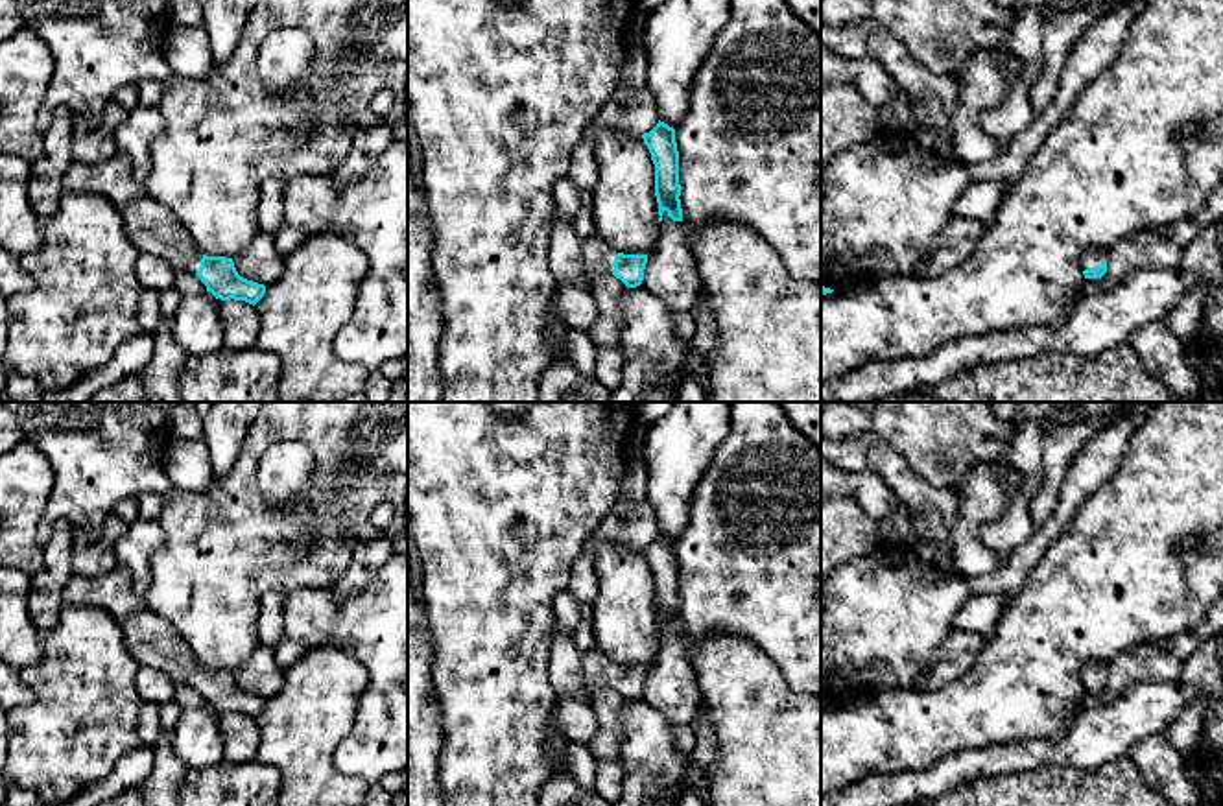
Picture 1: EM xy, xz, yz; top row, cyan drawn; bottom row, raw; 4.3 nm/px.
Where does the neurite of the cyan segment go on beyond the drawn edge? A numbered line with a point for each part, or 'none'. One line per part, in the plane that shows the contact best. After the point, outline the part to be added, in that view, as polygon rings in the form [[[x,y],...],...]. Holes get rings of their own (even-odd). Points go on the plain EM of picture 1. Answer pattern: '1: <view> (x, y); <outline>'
1: yz (1089, 672); [[[1088,662],[1088,664],[1085,664],[1081,668],[1083,684],[1088,682],[1088,681],[1098,681],[1103,675],[1107,675],[1109,673],[1109,664],[1110,662],[1098,662],[1098,664]]]

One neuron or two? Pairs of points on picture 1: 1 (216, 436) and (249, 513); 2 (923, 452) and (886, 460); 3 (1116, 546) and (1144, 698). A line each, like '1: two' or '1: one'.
1: two
2: two
3: two

